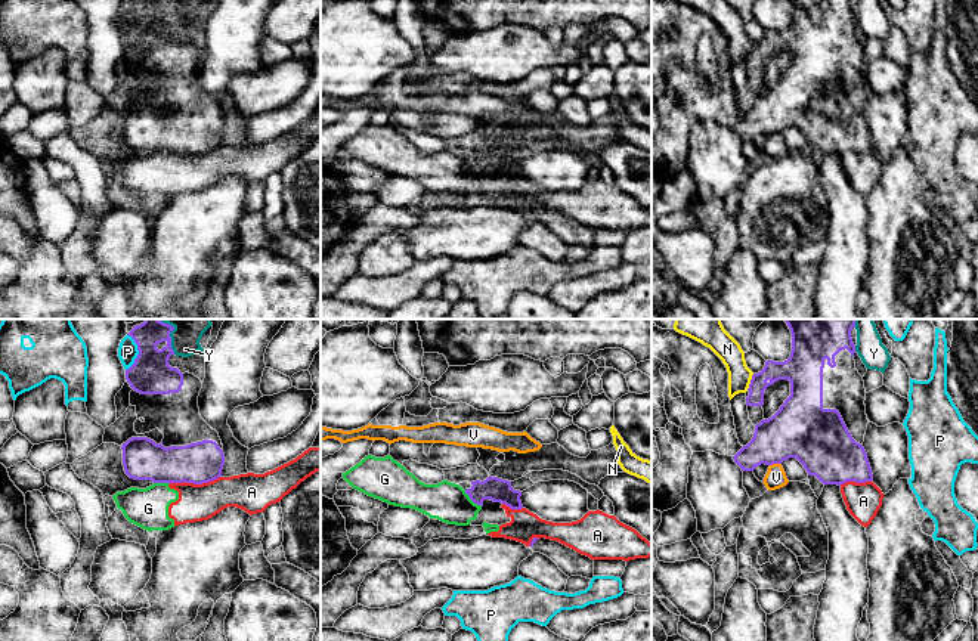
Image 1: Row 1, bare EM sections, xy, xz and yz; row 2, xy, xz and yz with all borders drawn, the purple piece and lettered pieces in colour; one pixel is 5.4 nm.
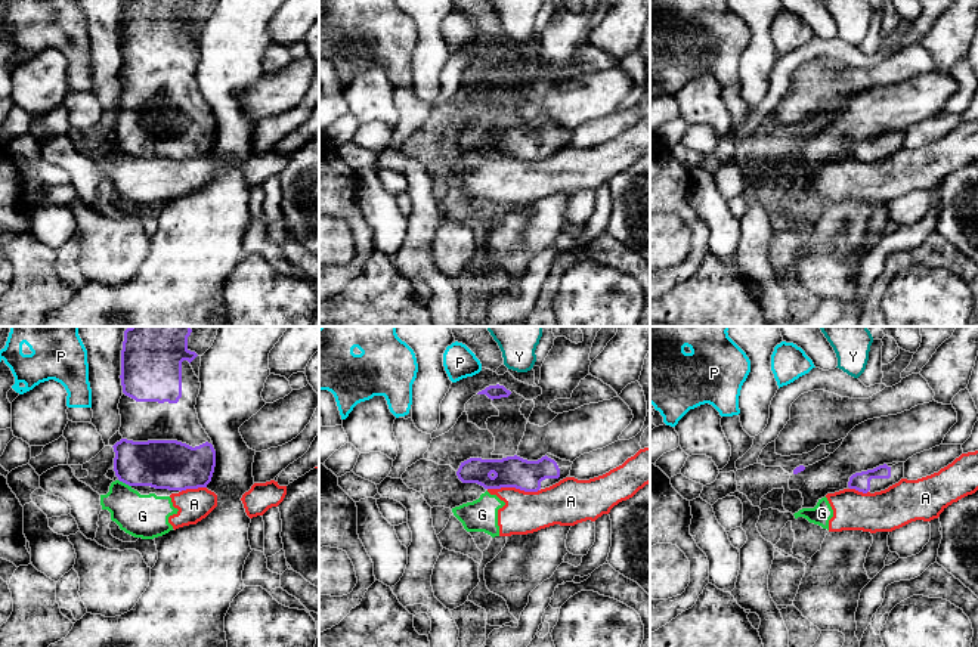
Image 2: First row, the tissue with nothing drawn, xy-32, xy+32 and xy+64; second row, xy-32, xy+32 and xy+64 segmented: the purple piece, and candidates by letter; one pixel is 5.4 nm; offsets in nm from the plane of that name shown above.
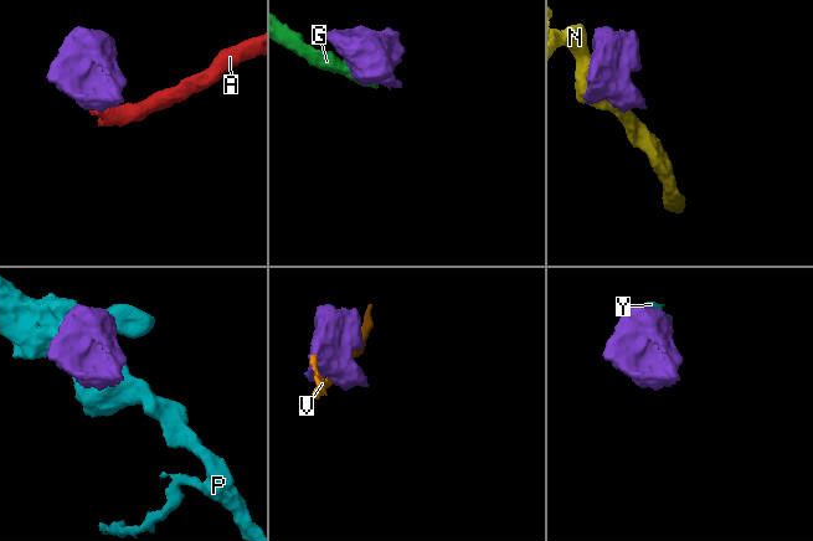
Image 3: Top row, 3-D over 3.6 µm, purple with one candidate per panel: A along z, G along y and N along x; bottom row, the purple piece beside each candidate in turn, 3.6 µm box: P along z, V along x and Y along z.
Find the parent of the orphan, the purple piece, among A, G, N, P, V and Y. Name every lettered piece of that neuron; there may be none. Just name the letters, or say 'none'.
none

